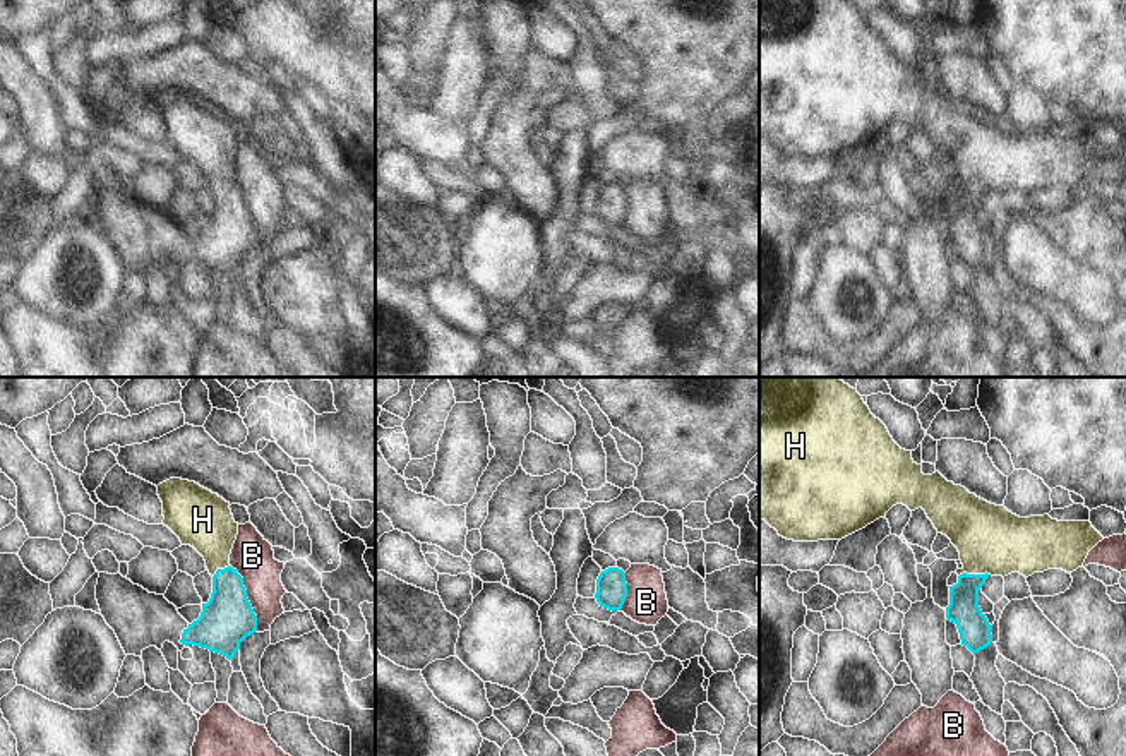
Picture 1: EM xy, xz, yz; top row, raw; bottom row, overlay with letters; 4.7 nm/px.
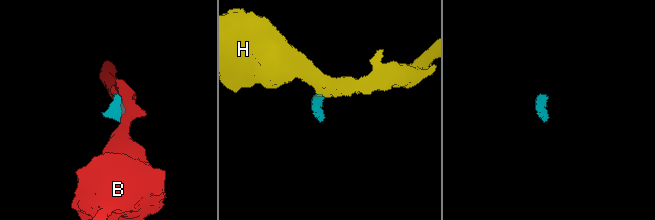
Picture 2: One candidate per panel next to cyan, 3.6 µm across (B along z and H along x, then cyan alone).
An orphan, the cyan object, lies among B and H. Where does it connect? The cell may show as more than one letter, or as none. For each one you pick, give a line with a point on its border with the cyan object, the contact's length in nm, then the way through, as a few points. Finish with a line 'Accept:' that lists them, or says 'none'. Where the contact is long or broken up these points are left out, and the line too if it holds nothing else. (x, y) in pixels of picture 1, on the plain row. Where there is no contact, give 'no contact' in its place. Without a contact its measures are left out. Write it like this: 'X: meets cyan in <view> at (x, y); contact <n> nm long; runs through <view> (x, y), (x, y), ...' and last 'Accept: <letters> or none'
H: meets cyan in yz at (974, 191); contact 160 nm long; runs through yz (974, 244), (974, 191), (991, 155)
Accept: H

